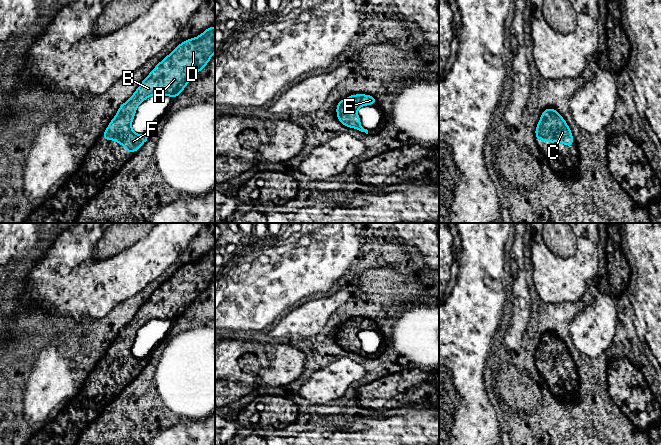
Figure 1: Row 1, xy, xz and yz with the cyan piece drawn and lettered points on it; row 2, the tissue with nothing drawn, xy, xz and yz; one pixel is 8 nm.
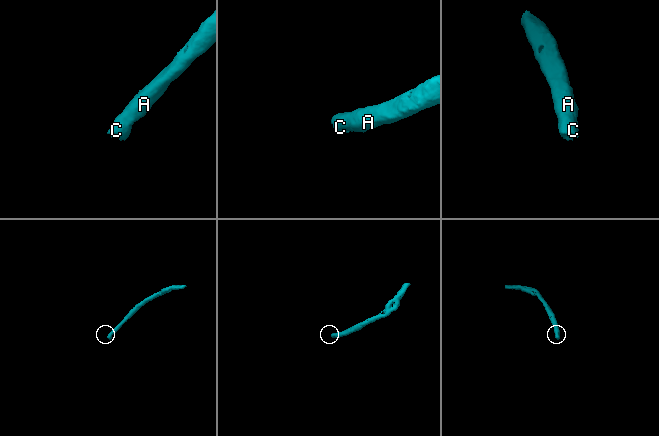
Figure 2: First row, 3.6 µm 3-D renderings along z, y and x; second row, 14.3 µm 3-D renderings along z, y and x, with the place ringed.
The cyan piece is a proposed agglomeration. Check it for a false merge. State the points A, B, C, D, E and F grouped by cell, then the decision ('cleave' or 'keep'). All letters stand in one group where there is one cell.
A B C D E F | keep

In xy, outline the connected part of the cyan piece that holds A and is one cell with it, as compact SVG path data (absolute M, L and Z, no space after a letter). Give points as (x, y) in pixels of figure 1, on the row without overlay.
M215 250L208 251L199 260L182 265L171 277L161 284L140 307L133 319L117 334L116 339L102 358L102 364L113 364L125 371L126 377L137 376L147 365L147 358L137 358L132 354L132 345L137 331L152 319L170 320L177 323L191 303L211 284L215 277Z

